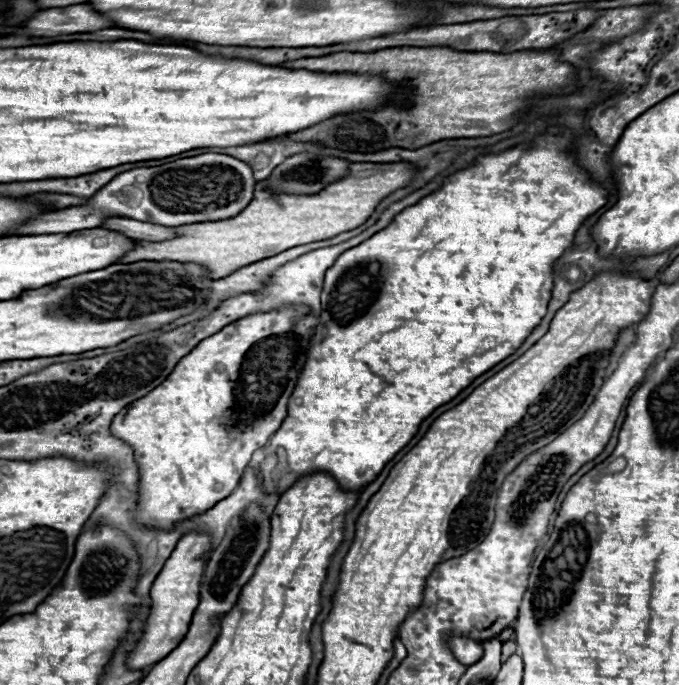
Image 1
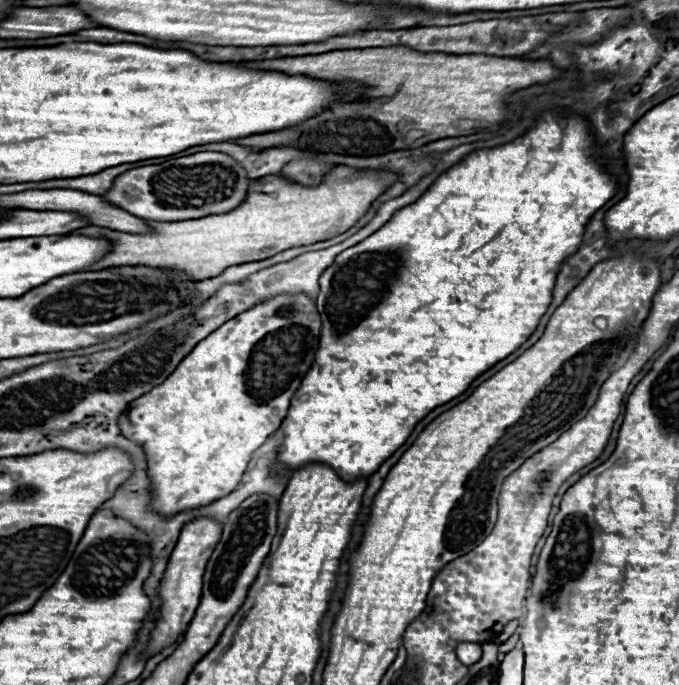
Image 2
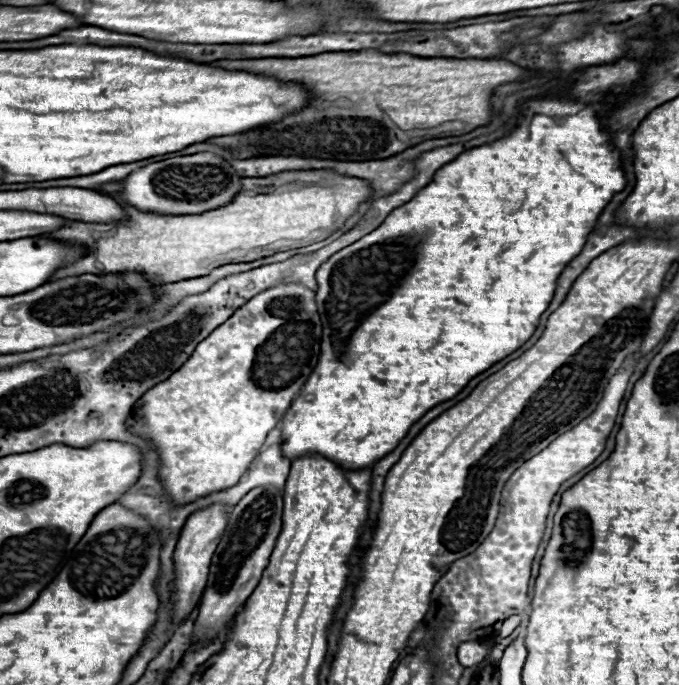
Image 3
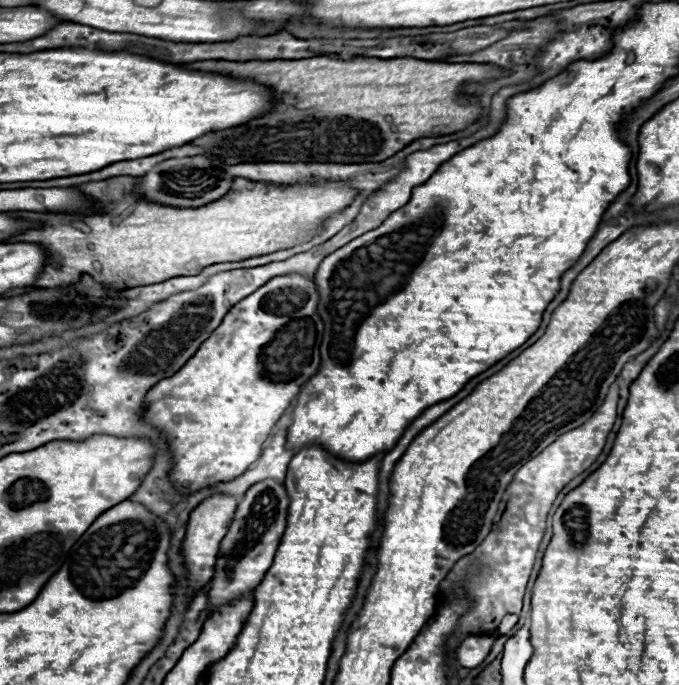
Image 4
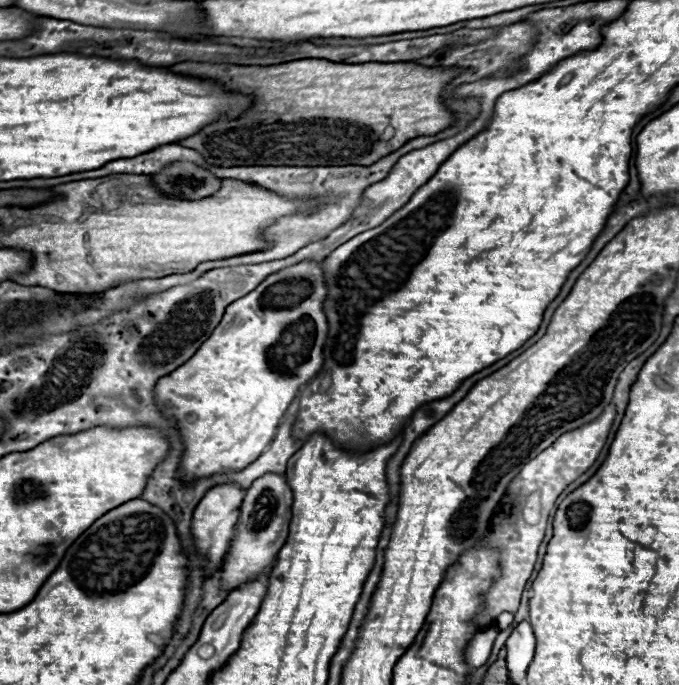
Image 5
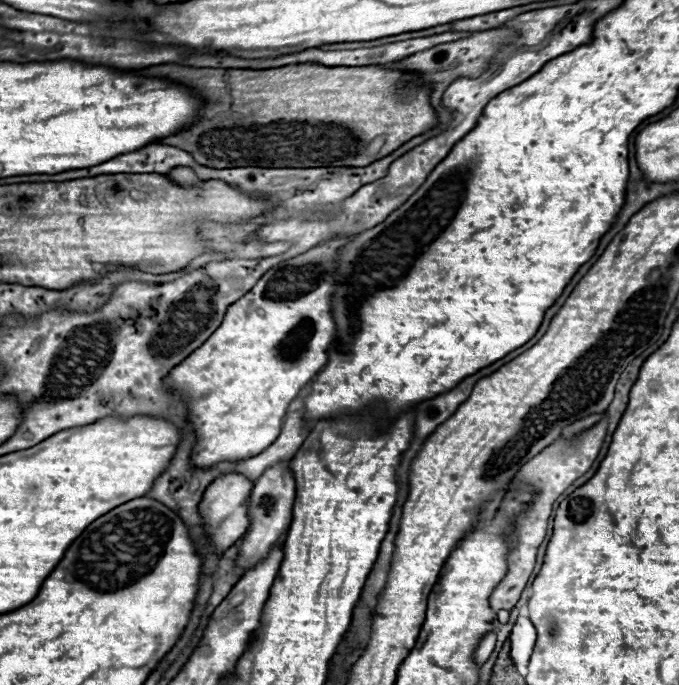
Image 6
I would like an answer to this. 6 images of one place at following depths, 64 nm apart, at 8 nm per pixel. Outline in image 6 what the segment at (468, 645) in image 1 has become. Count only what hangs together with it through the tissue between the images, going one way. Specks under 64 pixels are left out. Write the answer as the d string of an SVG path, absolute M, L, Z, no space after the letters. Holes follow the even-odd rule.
M489 632L480 640L480 644L478 644L478 648L476 648L476 652L474 652L474 658L476 658L476 664L478 666L482 666L486 660L488 660L488 656L490 656L495 648L496 643L496 633Z

